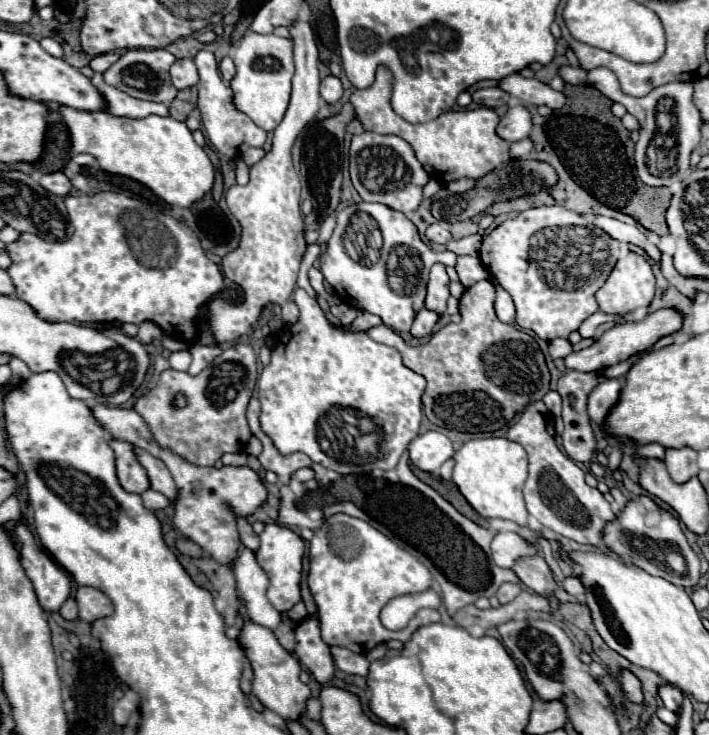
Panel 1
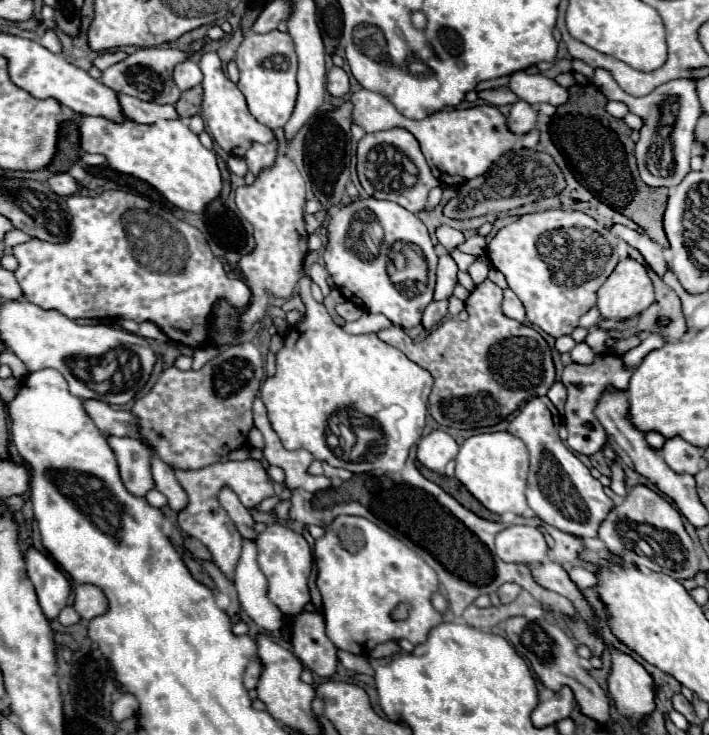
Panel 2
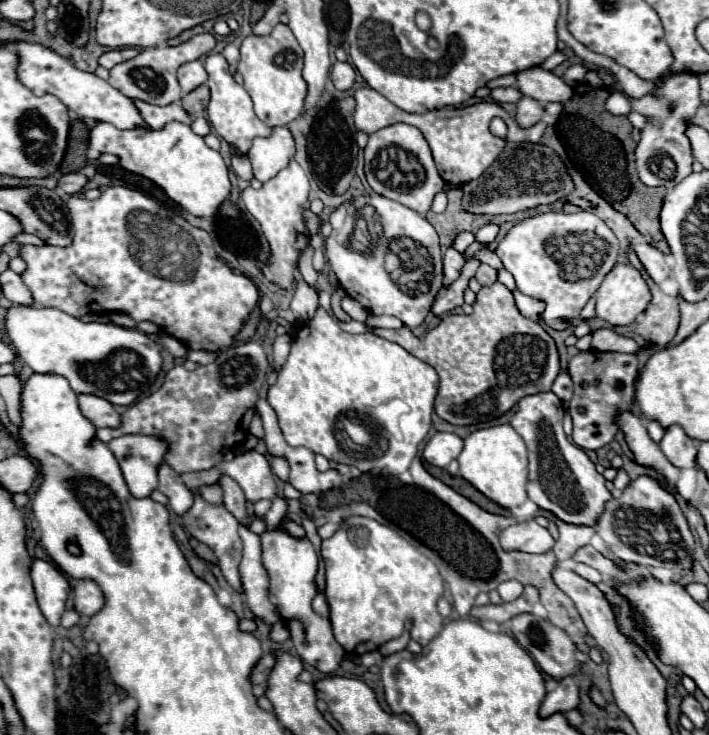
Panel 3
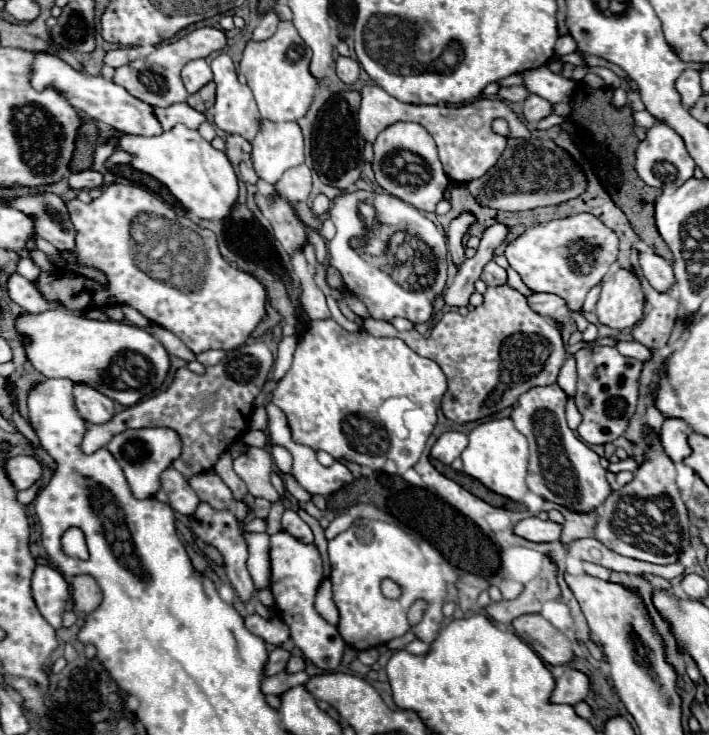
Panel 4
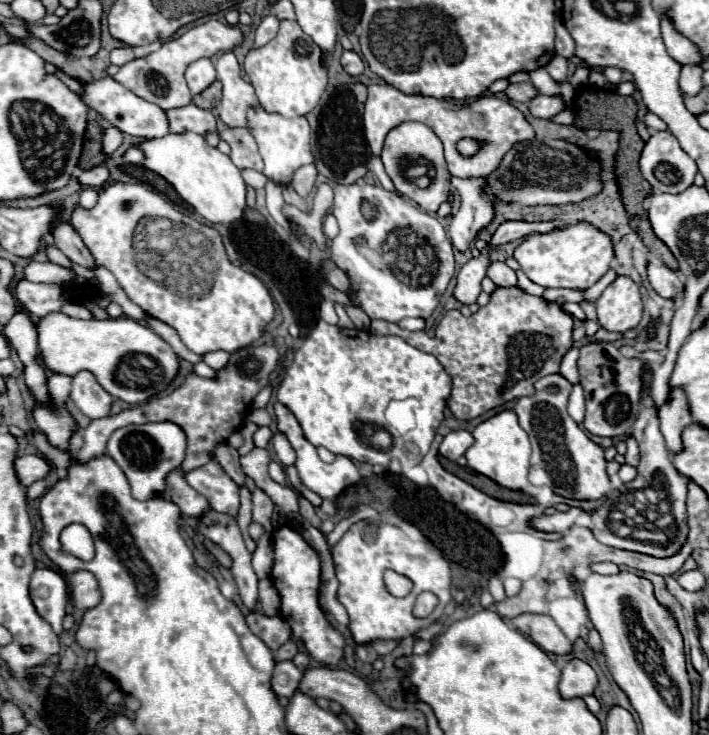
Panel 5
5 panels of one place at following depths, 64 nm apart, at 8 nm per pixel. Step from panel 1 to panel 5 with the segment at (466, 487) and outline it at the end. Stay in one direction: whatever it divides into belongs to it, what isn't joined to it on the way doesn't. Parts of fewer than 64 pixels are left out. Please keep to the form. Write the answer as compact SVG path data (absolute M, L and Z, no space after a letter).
M512 410L500 412L482 424L478 424L472 432L474 444L466 450L468 468L494 480L498 486L514 492L526 492L530 488L528 468L530 468L530 440L528 434L518 426L516 414Z

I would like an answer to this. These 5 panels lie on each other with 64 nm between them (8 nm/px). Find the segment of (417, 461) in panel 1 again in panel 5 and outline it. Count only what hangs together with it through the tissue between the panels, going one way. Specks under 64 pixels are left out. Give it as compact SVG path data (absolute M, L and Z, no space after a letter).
M454 430L454 432L444 436L444 440L442 440L440 448L438 448L438 454L452 460L452 462L456 462L472 446L472 442L474 442L474 438L472 438L470 432Z

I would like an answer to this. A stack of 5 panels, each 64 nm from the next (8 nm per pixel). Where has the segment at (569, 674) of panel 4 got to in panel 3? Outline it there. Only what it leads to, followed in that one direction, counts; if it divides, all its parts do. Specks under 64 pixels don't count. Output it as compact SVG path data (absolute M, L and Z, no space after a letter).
M572 676L562 678L556 686L554 692L550 692L542 706L540 706L540 718L548 718L554 712L568 712L572 708L576 708L580 702L580 692L576 686L576 680Z

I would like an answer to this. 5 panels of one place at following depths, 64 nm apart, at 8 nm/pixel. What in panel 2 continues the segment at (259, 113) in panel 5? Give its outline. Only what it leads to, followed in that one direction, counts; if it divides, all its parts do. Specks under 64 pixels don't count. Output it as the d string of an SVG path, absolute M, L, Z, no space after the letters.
M268 142L268 144L254 144L244 160L246 160L246 166L252 174L258 174L260 168L266 168L266 166L272 166L274 160L276 160L276 154L278 154L278 148L276 148L276 142Z

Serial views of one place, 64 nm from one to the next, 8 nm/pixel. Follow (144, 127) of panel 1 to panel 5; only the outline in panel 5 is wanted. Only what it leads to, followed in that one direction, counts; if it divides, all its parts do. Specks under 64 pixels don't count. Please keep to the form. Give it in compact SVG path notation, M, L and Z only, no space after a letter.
M192 132L166 134L164 138L152 138L134 144L134 148L144 152L142 166L162 176L166 182L174 186L178 196L192 206L192 210L206 218L208 222L224 222L232 224L240 220L246 208L246 184L240 168L232 164L232 160L212 148L204 136Z

